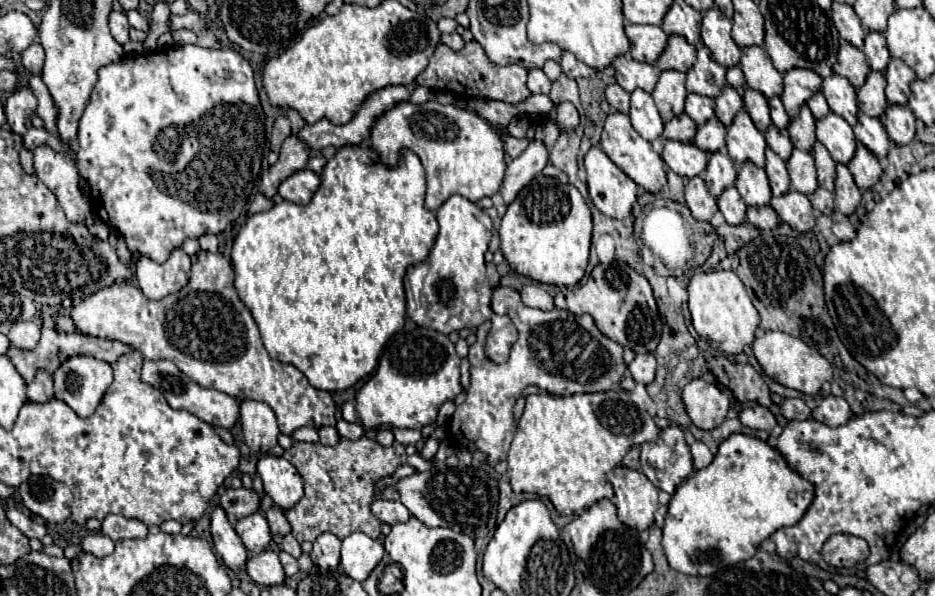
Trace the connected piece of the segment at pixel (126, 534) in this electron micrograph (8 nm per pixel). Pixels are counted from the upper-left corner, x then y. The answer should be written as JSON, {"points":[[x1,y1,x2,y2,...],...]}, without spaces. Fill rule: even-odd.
{"points":[[109,514,101,522,101,534,109,536,113,542,117,542,117,540,127,540,127,538,129,540,131,538,145,538,149,534,149,530,141,520]]}

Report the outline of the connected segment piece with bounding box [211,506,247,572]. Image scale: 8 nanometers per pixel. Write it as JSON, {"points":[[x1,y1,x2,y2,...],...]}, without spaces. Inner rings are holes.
{"points":[[217,506,211,516,211,534,213,534,213,544,219,556,223,558,225,566,231,568,233,572,245,570,247,564,247,550,233,530,233,526,227,522,225,512]]}

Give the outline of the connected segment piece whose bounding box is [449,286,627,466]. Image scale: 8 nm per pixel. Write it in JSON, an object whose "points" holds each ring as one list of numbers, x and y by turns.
{"points":[[497,286,491,294,491,310,495,314,507,314,519,332,513,344,511,356,505,364,491,364,483,354,489,320,477,328,477,342,469,348,471,362,471,386,467,400,457,406,449,432,455,442,467,450,481,450,487,454,487,462,493,466,505,460,509,444,515,436,513,406,527,386,539,386,549,394,571,396,577,392,607,392,613,390,625,376,627,364,623,360,623,346,599,332,593,318,583,314,571,314,569,310,537,310,521,302,521,296,513,288]]}

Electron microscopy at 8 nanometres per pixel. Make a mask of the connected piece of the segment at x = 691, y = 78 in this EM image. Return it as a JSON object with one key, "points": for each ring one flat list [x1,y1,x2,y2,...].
{"points":[[699,46,697,62,687,72,687,92,703,94,709,98,719,96,725,86,725,68,717,64,707,46]]}

